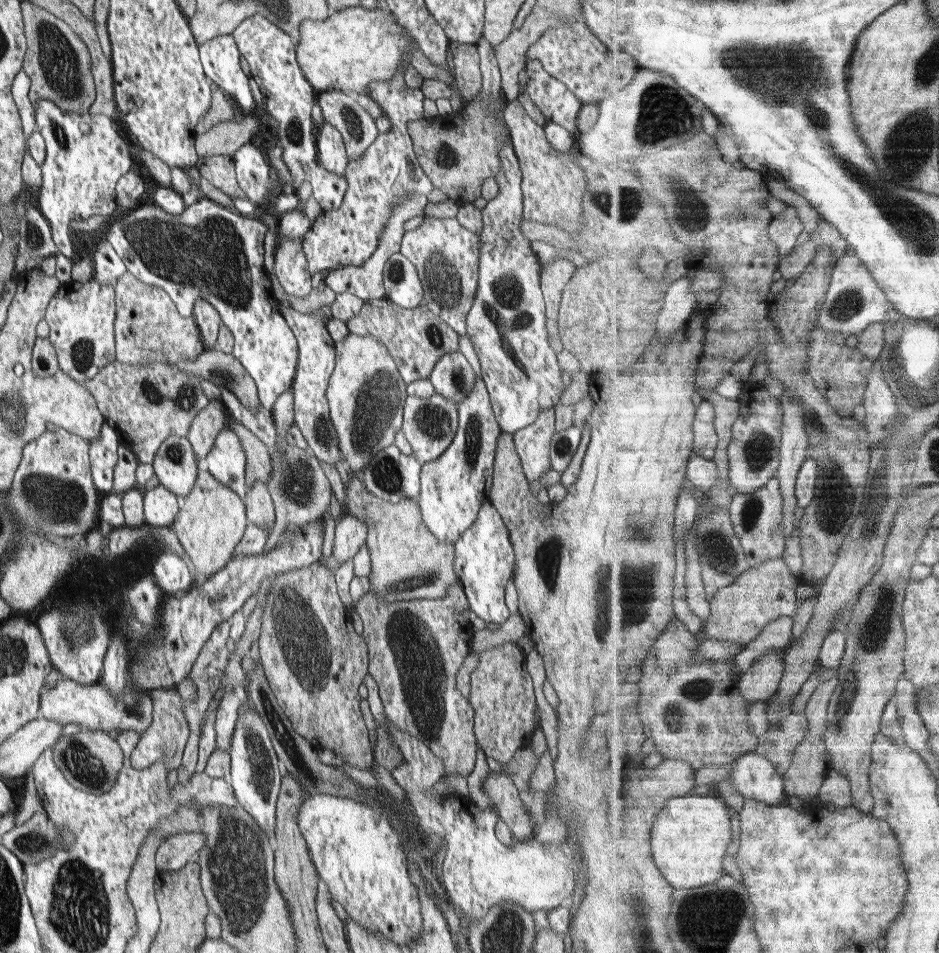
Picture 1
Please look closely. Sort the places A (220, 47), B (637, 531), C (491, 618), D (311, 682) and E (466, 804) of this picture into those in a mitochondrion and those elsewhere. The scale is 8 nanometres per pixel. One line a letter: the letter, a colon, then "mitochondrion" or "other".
A: other
B: mitochondrion
C: other
D: mitochondrion
E: other

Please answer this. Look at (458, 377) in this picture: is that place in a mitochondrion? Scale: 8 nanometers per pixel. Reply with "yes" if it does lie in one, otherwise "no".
yes

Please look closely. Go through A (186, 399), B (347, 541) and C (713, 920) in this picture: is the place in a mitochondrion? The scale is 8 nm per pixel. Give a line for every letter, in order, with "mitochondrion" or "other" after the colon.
A: mitochondrion
B: other
C: mitochondrion

